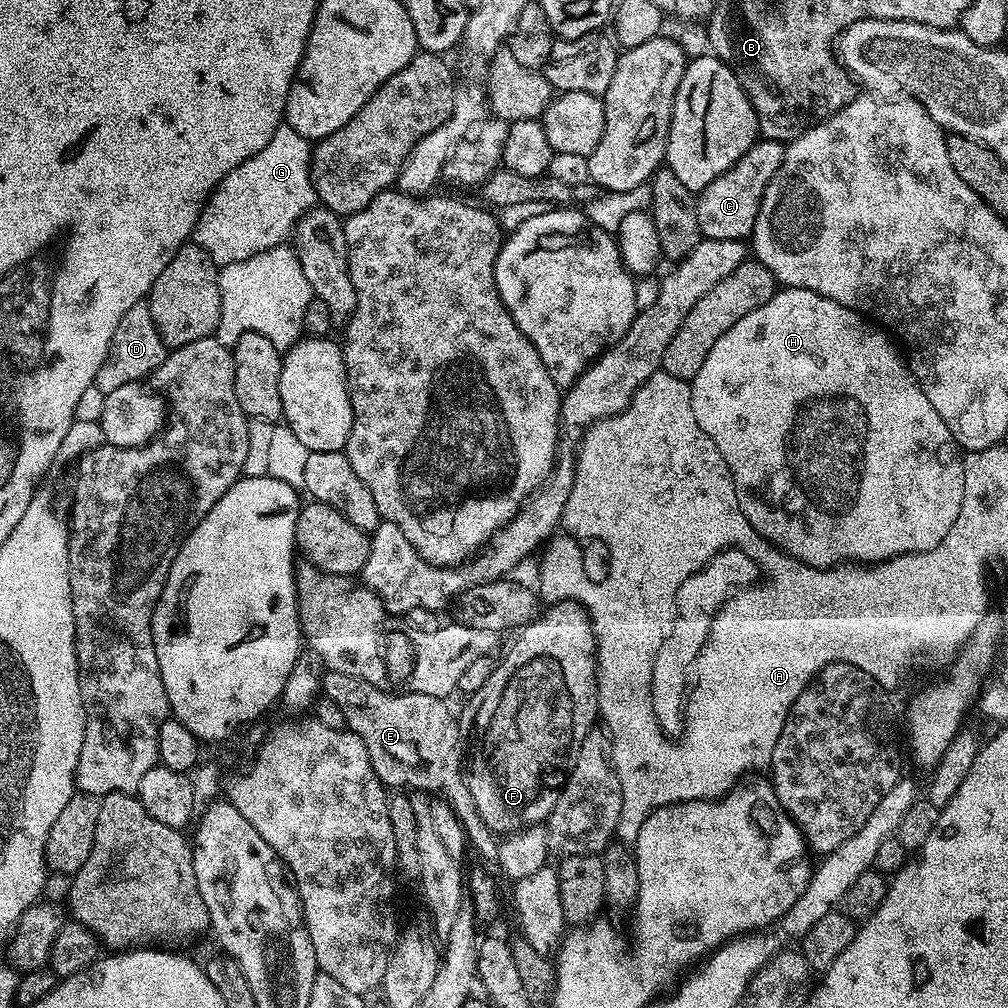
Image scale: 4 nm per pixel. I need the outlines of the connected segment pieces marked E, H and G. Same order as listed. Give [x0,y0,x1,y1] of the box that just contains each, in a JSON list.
[[322,670,498,861],[690,287,966,568],[194,122,317,266]]

